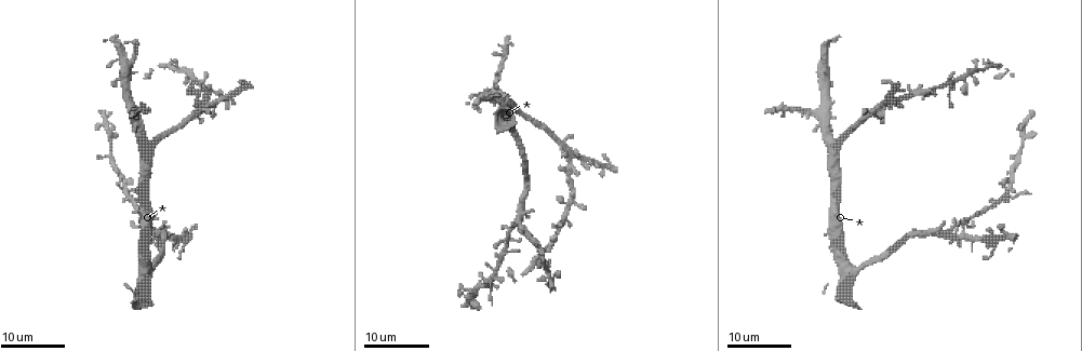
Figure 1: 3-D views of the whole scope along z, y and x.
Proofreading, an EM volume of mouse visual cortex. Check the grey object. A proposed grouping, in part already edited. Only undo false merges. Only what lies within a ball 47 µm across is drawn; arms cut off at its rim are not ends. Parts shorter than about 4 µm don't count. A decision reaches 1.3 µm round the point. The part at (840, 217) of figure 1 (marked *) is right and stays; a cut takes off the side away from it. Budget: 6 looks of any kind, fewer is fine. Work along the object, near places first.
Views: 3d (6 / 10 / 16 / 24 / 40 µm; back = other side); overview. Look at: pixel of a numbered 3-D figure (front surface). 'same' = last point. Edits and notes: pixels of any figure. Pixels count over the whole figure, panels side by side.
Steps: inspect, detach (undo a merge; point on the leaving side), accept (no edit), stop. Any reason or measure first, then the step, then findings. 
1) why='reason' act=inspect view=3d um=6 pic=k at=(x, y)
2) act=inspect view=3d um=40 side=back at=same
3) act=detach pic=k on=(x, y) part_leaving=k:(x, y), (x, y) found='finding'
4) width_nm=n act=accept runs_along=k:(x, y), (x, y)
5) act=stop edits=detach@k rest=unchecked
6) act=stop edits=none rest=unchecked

act=inspect view=3d um=24 pic=1 at=(148, 221)

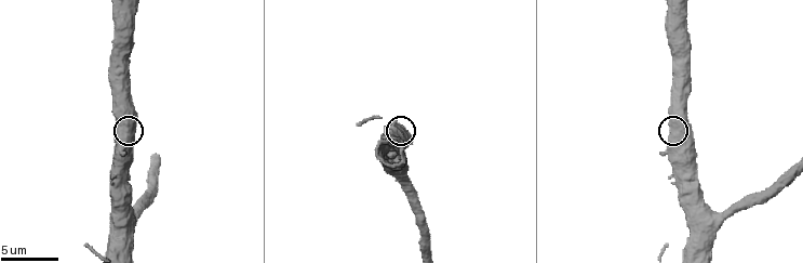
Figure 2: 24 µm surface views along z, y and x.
act=inspect view=3d um=10 pic=2 at=(671, 125)

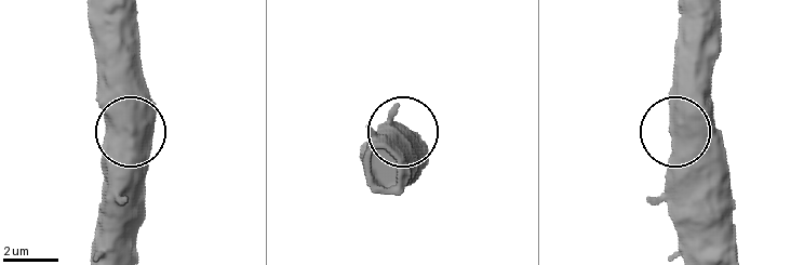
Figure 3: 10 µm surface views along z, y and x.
act=inspect view=3d um=10 side=back pic=3 at=(133, 136)

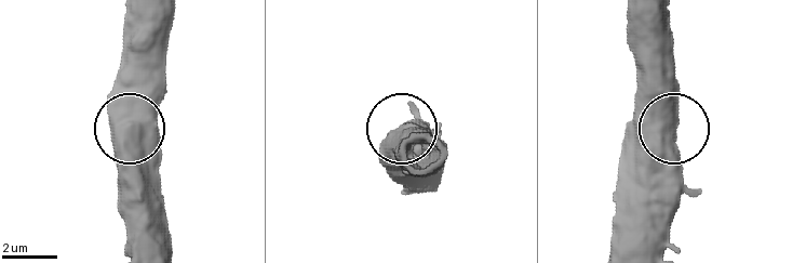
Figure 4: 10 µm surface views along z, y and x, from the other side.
width_nm=680 act=accept found='all the same cell'

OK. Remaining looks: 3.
act=inspect view=3d um=16 pic=2 at=(405, 179)

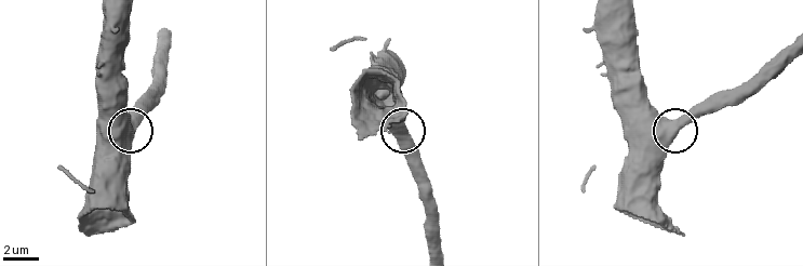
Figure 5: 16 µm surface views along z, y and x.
width_nm=550 act=accept found='continuous, no second cell'

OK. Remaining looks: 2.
act=inspect view=3d um=16 pic=1 at=(814, 112)

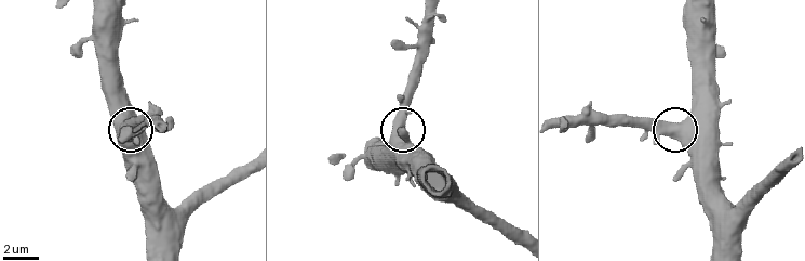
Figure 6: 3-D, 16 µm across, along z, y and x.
act=inspect view=3d um=6 pic=6 at=(677, 124)

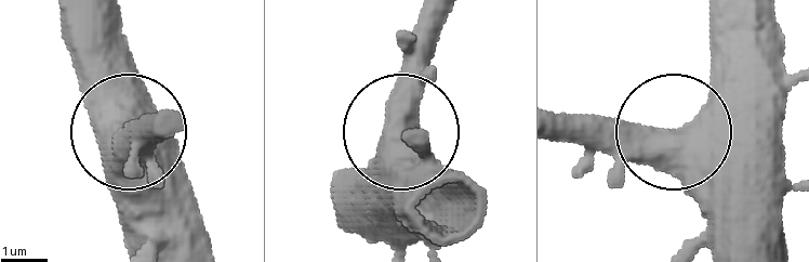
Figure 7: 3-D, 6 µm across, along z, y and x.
width_nm=570 act=accept runs_along=7:(717, 248), (717, 191), (681, 144), (659, 132), (558, 132) found='one cell here'

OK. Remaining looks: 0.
act=stop edits=none rest=unchecked

